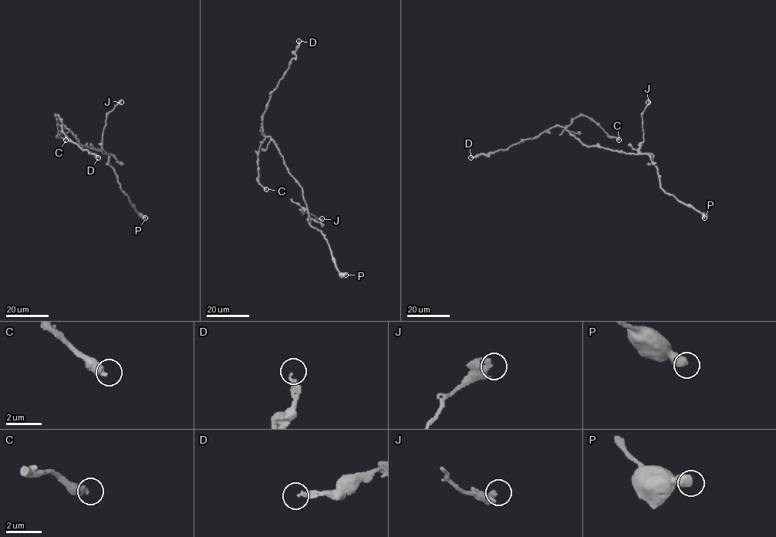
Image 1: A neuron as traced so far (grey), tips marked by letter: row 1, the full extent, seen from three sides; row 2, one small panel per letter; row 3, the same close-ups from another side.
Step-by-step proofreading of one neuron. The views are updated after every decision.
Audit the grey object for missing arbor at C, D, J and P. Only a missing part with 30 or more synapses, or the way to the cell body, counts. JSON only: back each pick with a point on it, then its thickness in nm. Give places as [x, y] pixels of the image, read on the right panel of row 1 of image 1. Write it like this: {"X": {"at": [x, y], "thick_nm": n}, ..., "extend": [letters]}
{"extend": []}

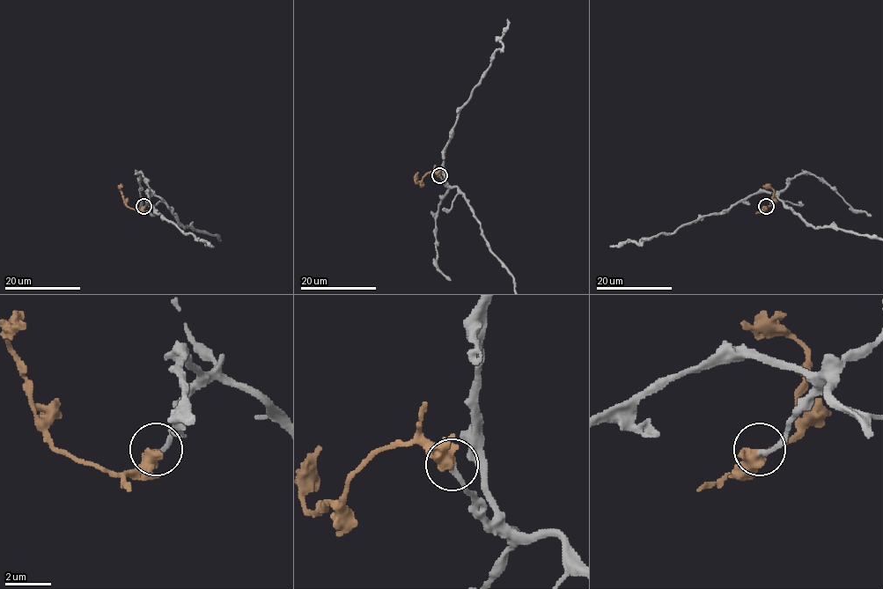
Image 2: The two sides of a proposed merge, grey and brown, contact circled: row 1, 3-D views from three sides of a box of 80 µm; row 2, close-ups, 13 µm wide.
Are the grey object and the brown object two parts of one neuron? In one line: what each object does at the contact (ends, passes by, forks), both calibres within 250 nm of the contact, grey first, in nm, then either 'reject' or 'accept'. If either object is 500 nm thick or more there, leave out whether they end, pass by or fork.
200/550 nm | accept

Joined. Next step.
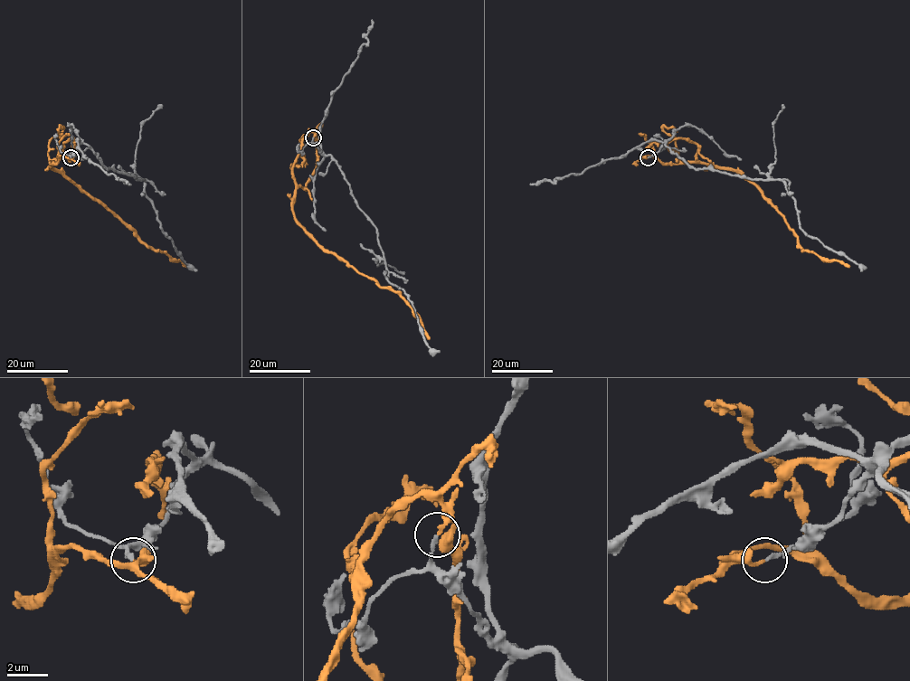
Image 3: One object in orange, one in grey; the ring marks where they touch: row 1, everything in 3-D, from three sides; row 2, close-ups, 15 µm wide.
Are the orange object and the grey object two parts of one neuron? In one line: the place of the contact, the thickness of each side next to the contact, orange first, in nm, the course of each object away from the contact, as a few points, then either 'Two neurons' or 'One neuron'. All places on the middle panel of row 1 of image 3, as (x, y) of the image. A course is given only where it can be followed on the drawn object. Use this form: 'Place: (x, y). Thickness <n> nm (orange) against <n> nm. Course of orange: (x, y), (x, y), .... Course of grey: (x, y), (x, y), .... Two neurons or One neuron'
Place: (313, 137). Thickness 190 nm (orange) against 150 nm. Course of orange: (313, 137), (309, 131), (303, 139), (292, 168), (295, 220), (320, 245), (398, 293), (429, 339). Course of grey: (313, 137), (319, 151), (337, 163), (357, 207), (376, 230), (387, 279), (402, 288), (424, 342), (439, 352). Two neurons

